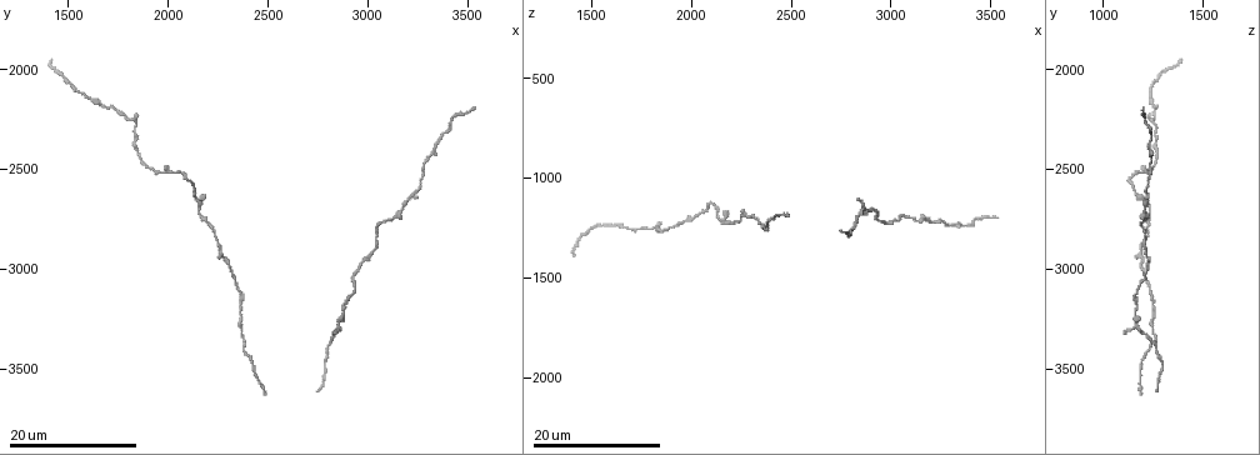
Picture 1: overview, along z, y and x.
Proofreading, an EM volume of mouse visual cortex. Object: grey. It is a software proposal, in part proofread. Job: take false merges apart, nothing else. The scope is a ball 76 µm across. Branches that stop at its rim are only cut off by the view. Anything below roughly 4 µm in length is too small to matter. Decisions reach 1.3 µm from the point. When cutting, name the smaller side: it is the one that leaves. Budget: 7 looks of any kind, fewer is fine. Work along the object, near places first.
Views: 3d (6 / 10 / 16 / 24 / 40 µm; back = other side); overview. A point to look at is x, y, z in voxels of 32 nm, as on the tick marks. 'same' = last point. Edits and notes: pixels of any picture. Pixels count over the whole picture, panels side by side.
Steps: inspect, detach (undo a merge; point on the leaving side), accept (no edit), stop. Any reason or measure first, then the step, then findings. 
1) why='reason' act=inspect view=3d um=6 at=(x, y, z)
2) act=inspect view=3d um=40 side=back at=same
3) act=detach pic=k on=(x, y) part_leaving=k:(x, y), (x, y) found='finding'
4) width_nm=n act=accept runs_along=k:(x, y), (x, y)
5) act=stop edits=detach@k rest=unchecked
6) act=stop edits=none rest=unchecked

act=inspect view=3d um=16 at=(2140, 2720, 1230)

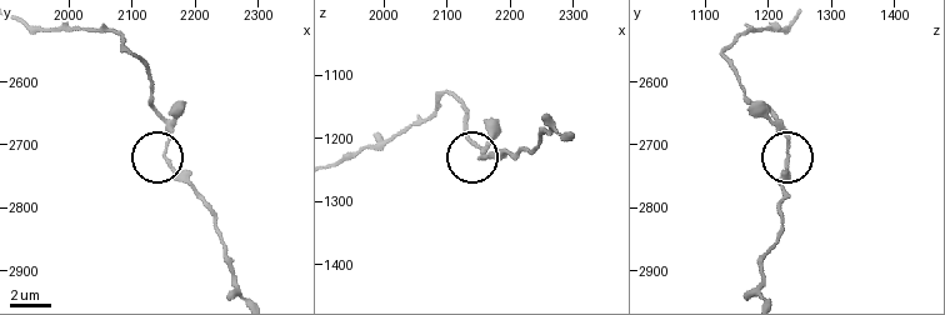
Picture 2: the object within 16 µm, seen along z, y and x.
why='zoom in' act=inspect view=3d um=10 at=(2150, 2710, 1235)

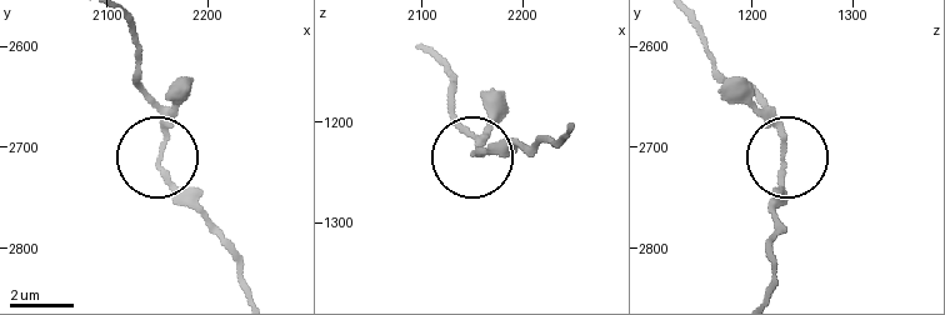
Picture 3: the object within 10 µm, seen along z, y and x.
act=accept runs_along=3:(568, 130), (555, 146), (485, 146), (474, 154), (490, 114) found='one neuron here'

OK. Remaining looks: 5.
why='thin arm on a thick one' act=inspect view=3d um=16 at=(2270, 2910, 1190)

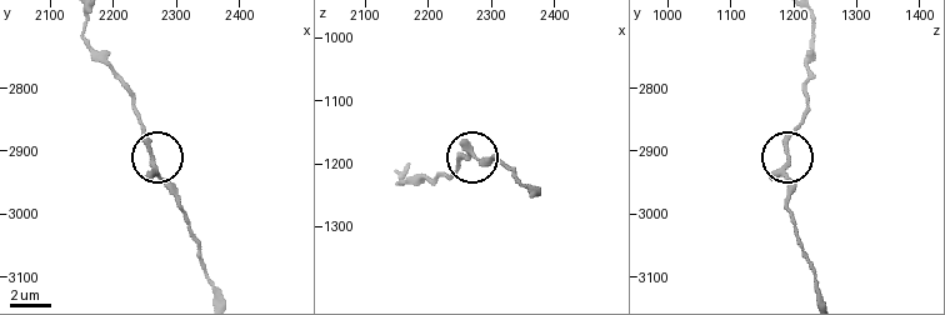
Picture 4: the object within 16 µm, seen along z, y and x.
act=inspect view=3d um=6 at=(2260, 2910, 1190)

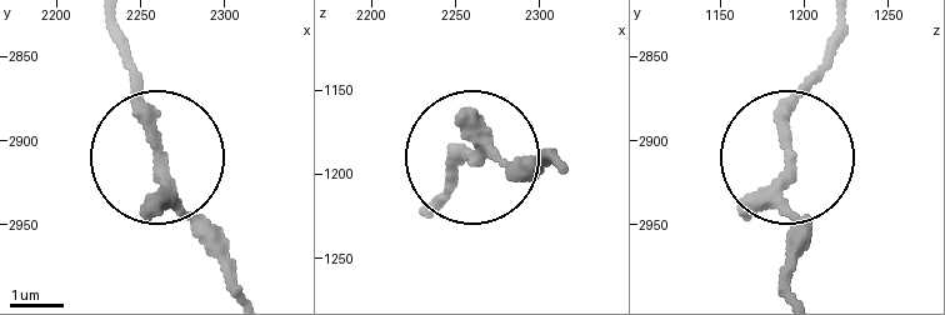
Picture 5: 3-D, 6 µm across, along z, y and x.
width_nm=200 act=accept runs_along=5:(555, 160), (465, 160), (439, 200) found='all the same neuron'

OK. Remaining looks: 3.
why='side arm on a straight run' act=inspect view=3d um=16 at=(1800, 2250, 1240)

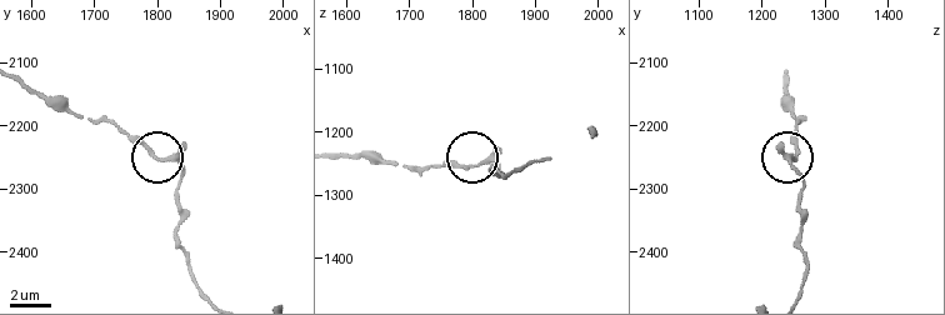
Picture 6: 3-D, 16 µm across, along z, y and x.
why='zoom in' act=inspect view=3d um=10 at=(1810, 2250, 1250)

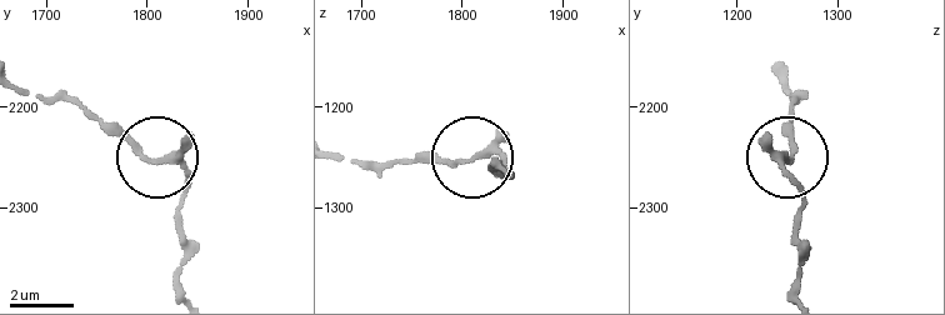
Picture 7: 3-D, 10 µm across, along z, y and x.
arms=3 act=accept runs_along=7:(508, 176), (486, 155), (393, 163) found='one neuron here'

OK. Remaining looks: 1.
act=stop edits=none rest=unchecked

